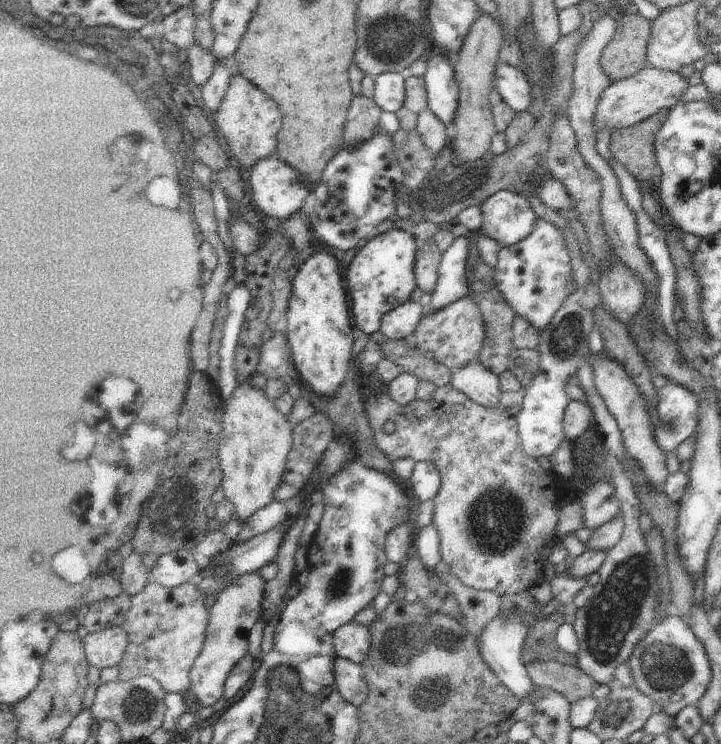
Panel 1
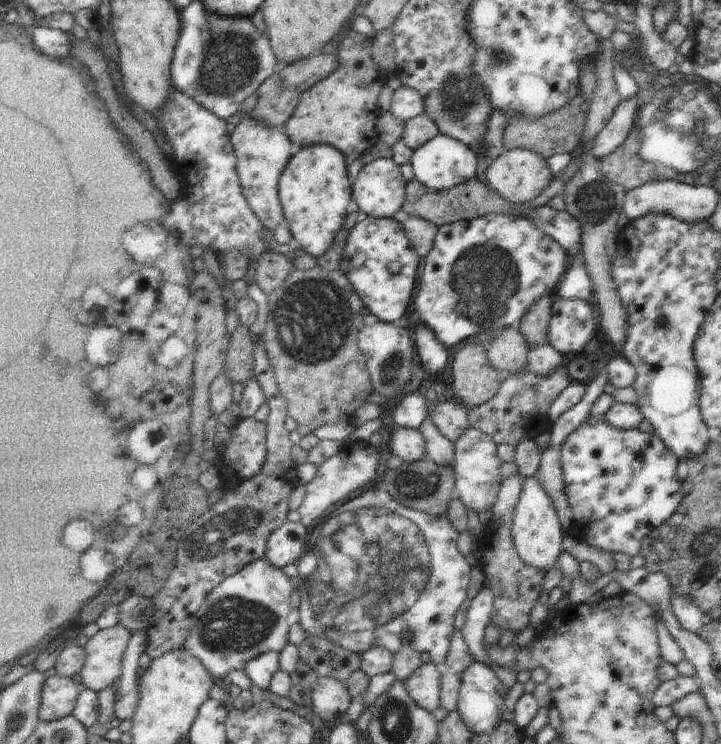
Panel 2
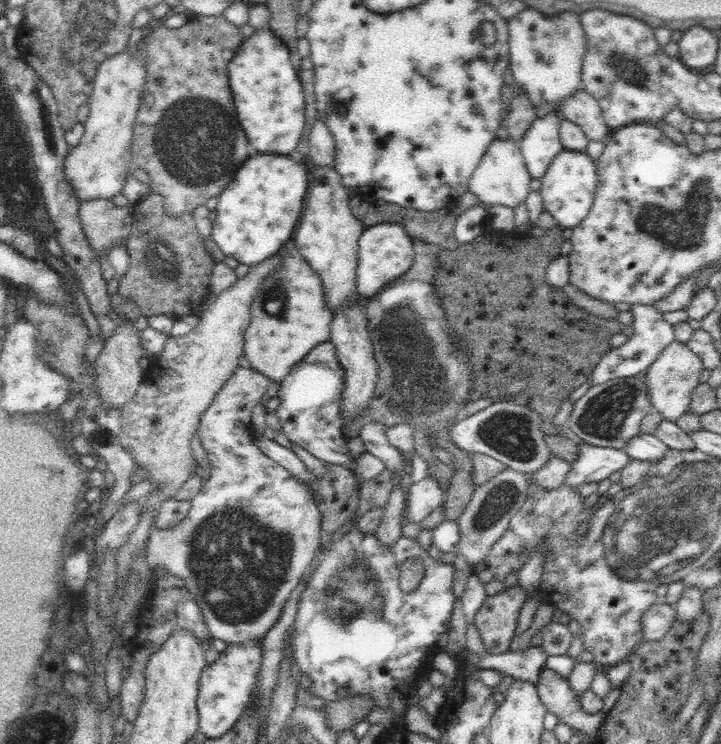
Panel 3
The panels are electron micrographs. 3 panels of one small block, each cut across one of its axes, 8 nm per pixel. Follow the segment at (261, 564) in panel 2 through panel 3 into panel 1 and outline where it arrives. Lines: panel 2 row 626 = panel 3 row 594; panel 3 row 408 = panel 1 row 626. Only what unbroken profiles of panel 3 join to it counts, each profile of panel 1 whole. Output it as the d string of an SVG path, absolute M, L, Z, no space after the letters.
M260 571L243 574L232 580L217 596L214 605L210 608L201 653L196 657L189 670L191 682L189 689L194 692L194 696L198 698L198 702L203 708L211 707L220 700L228 673L248 653L248 634L263 613L262 599L266 583L260 575Z

